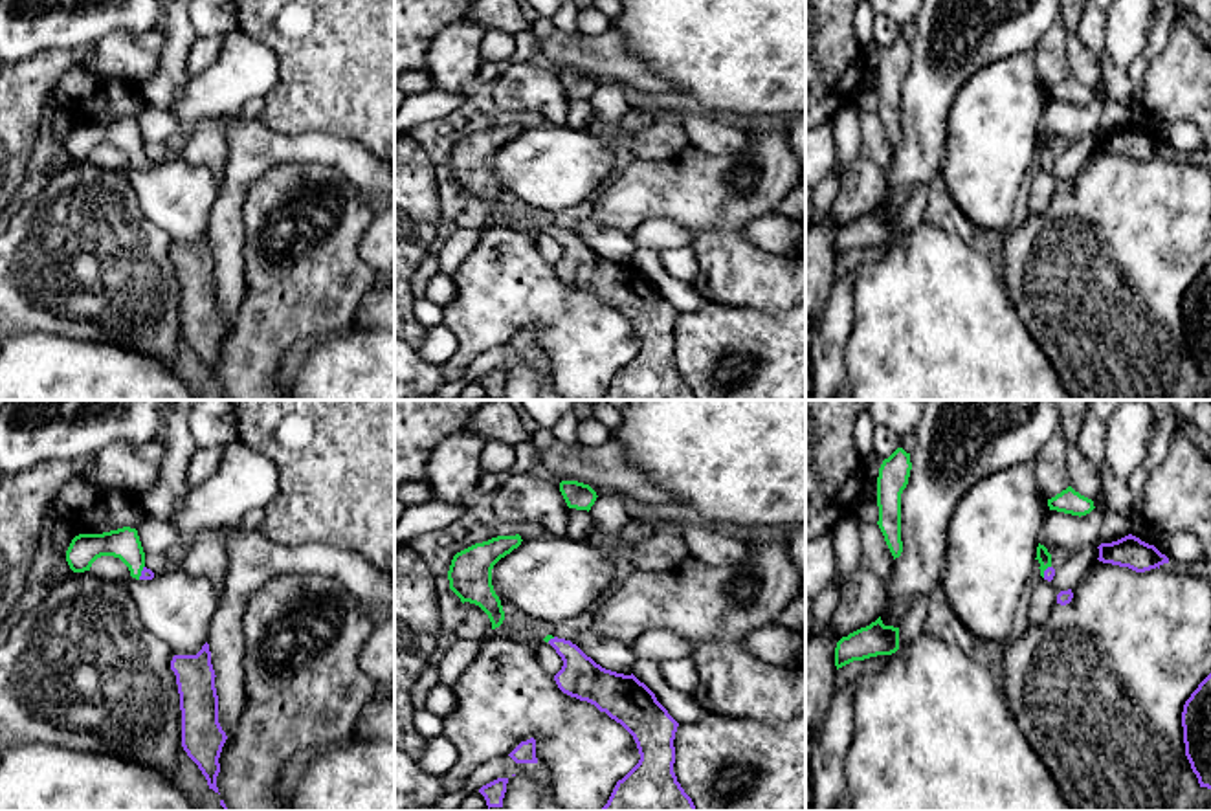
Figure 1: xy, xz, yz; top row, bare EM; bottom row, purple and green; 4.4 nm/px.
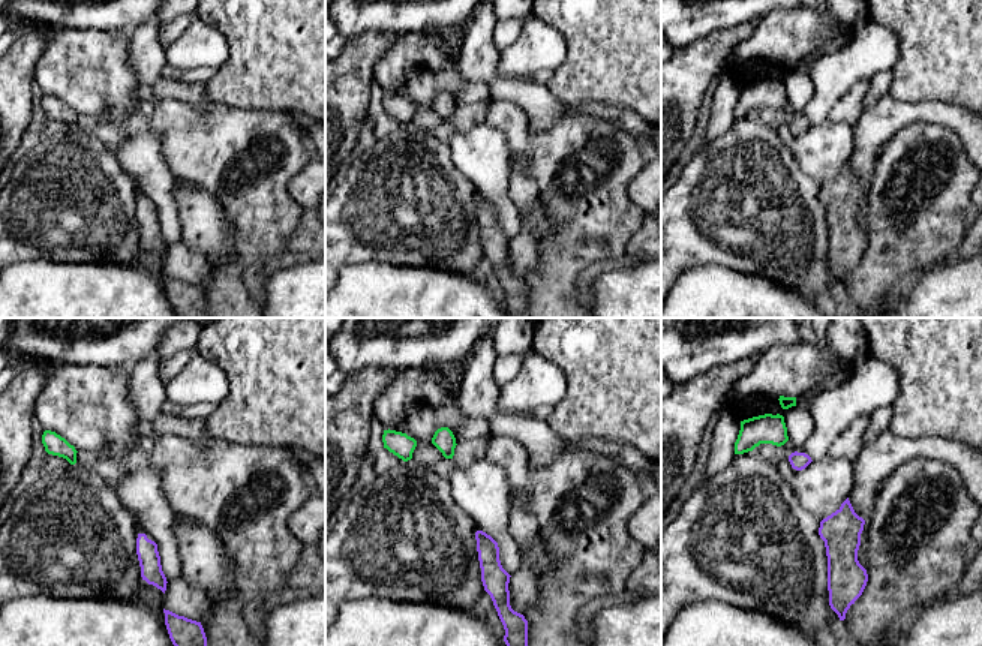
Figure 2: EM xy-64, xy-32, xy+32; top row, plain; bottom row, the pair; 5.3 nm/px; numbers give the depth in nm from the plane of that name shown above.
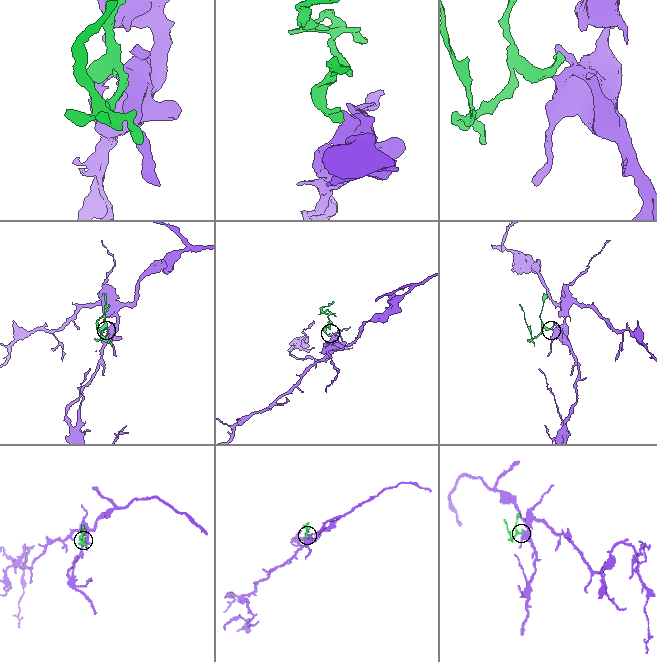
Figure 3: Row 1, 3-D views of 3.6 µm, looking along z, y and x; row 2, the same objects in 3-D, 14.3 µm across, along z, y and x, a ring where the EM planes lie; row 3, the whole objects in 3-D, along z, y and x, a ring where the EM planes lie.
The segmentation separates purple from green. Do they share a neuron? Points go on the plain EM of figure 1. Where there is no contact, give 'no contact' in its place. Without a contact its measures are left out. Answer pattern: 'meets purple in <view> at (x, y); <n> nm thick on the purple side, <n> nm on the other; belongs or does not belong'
meets purple in xy at (142, 162); 50 nm thick on the purple side, 140 nm on the other; belongs

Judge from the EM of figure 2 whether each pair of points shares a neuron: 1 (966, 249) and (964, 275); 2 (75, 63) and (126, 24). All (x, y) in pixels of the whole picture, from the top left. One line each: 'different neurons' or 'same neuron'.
1: different neurons
2: different neurons

